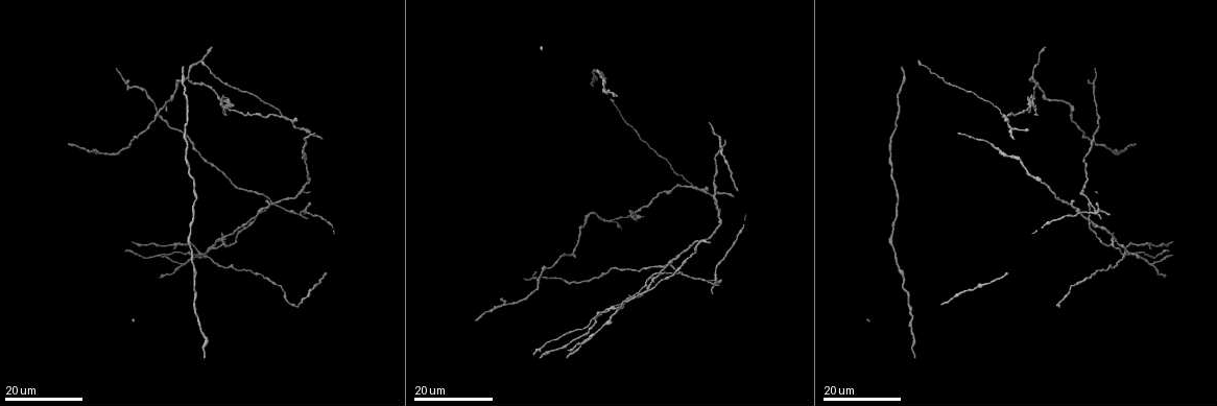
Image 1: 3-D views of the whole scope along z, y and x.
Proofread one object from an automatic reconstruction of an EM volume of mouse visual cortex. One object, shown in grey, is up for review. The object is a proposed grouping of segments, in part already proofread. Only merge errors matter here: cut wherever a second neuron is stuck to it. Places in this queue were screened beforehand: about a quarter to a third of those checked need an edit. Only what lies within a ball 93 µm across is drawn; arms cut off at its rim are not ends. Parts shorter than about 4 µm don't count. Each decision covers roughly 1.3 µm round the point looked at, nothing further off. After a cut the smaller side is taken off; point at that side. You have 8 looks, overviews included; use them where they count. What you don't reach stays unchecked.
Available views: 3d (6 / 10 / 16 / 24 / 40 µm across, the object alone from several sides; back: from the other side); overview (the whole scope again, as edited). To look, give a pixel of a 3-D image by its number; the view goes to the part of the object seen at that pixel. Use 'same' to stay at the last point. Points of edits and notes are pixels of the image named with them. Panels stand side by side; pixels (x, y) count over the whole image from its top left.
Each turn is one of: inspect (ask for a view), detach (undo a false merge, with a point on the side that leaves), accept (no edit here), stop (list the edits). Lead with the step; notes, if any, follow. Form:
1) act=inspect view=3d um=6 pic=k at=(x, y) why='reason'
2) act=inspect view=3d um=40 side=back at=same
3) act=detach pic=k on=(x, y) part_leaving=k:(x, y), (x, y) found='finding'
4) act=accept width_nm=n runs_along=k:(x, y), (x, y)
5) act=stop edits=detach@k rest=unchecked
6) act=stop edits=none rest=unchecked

act=inspect view=3d um=16 pic=1 at=(1110, 241) why='four or more arms meet'

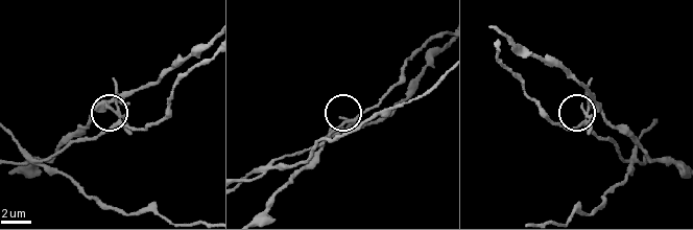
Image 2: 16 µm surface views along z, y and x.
act=inspect view=3d um=6 pic=2 at=(585, 111) why='closer look'

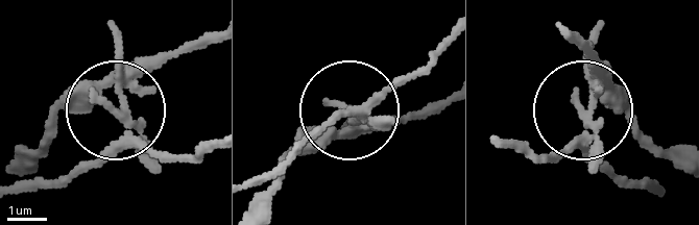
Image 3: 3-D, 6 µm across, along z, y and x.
act=detach pic=3 on=(95, 97) side_arm_um=26 part_leaving=3:(123, 146), (133, 79), (213, 43) found='two neurons meet here'

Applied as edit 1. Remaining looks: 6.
act=inspect view=3d um=24 pic=1 at=(613, 308) why='side arm on a straight run'

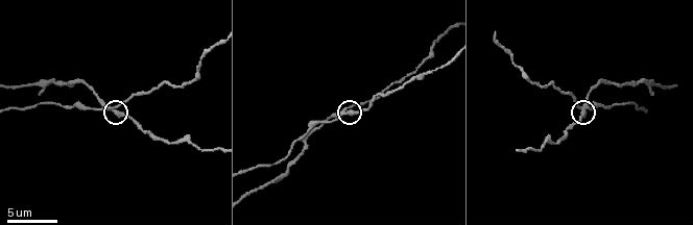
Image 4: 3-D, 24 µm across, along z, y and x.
act=inspect view=3d um=6 pic=4 at=(582, 108)

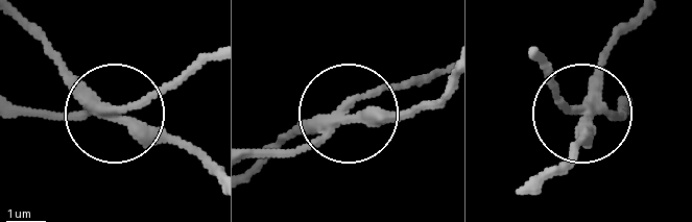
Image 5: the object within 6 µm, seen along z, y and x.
act=accept width_nm=290 runs_along=5:(534, 52), (574, 112), (624, 115) found='continuous, no second neuron'

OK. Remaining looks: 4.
act=inspect view=3d um=16 pic=1 at=(1090, 202) why='side arm on a straight run'

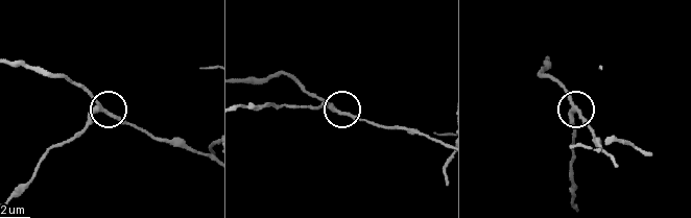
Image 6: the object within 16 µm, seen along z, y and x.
act=inspect view=3d um=10 pic=6 at=(577, 108)

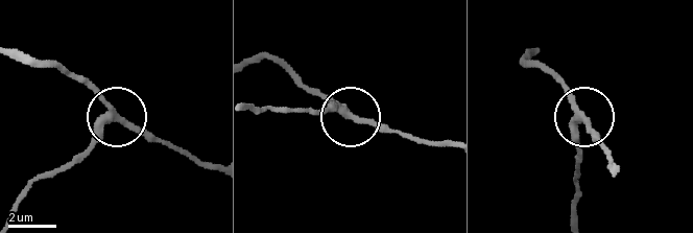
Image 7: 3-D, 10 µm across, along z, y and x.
act=accept runs_along=7:(21, 54), (63, 67), (111, 113), (111, 124), (76, 159) found='one neuron here'

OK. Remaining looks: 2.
act=inspect view=3d um=16 pic=1 at=(691, 185) why='arms part here'

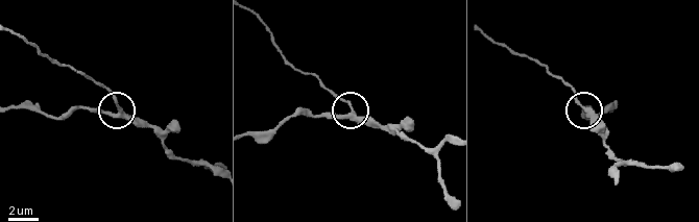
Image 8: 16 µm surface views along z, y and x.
act=inspect view=3d um=6 pic=8 at=(583, 107) why='closer look'

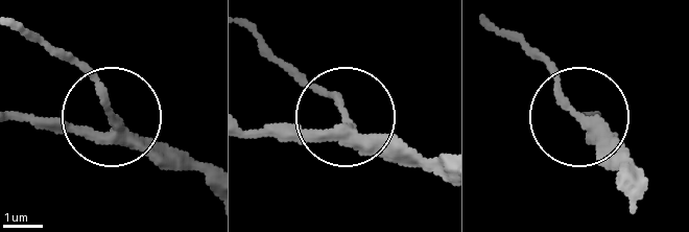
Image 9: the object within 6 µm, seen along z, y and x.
act=detach pic=9 on=(107, 93) arms=3 part_leaving=9:(119, 126), (89, 76), (19, 32) found='two neurons meet here'

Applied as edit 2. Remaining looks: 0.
act=stop edits=detach@3,detach@9 rest=unchecked

